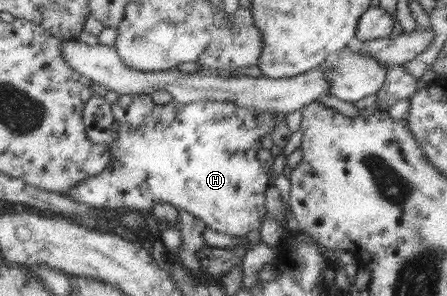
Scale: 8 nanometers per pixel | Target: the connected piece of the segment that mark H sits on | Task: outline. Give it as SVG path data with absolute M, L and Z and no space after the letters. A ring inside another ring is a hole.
M121 94L112 104L112 115L119 122L117 139L108 148L111 161L103 172L89 176L74 186L65 196L97 208L130 208L141 213L157 203L167 203L181 212L199 218L208 228L233 237L245 237L247 232L260 231L266 218L265 194L269 188L267 172L258 162L261 136L271 134L277 123L284 122L286 113L259 112L243 108L234 102L200 100L181 104L172 99L169 104L155 104L150 94Z

